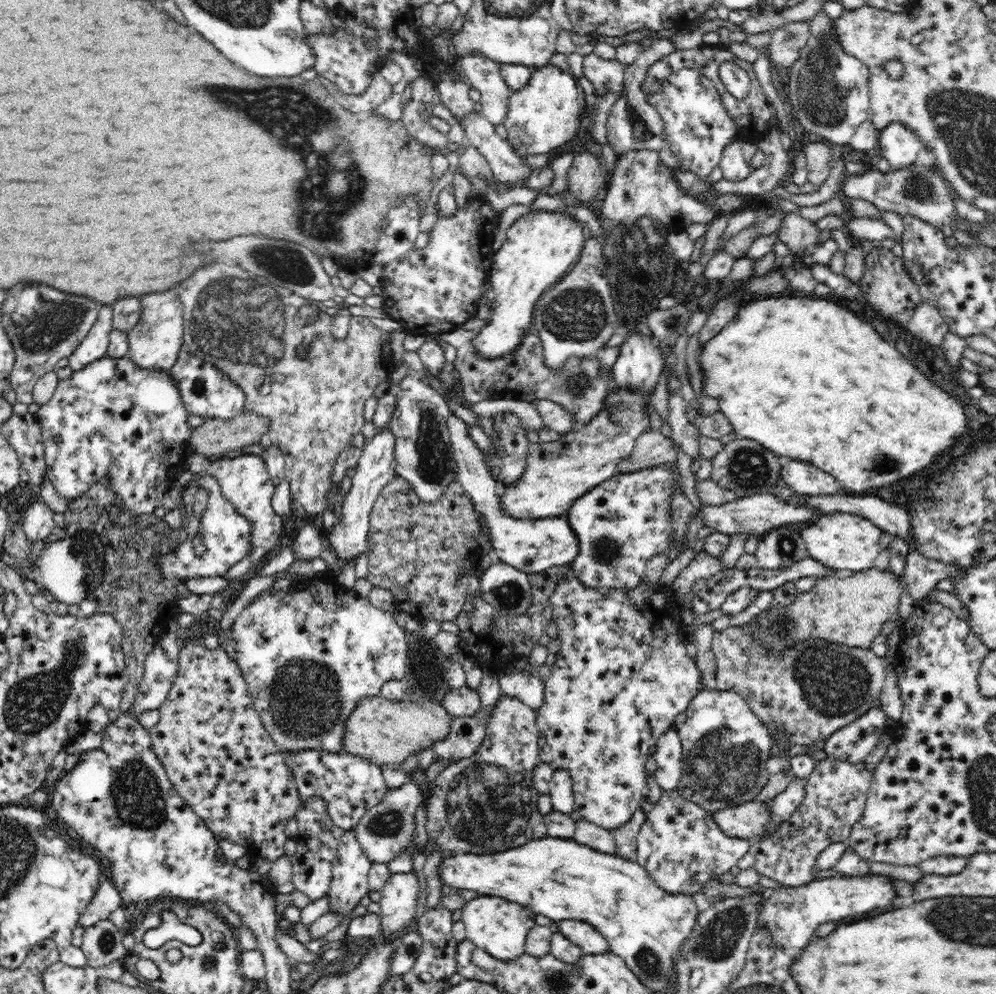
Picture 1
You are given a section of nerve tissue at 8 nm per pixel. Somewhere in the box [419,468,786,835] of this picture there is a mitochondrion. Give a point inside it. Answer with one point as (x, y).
(723, 768)

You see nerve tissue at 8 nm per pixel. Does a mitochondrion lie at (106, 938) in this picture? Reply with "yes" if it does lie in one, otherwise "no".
yes

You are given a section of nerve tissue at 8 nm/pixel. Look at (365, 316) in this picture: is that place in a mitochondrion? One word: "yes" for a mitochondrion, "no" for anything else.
no

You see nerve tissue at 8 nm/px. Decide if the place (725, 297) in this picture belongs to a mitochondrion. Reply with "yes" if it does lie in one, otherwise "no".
no

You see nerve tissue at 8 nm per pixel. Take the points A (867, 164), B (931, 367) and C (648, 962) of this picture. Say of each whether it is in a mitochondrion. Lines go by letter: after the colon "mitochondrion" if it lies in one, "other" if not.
A: other
B: other
C: mitochondrion

